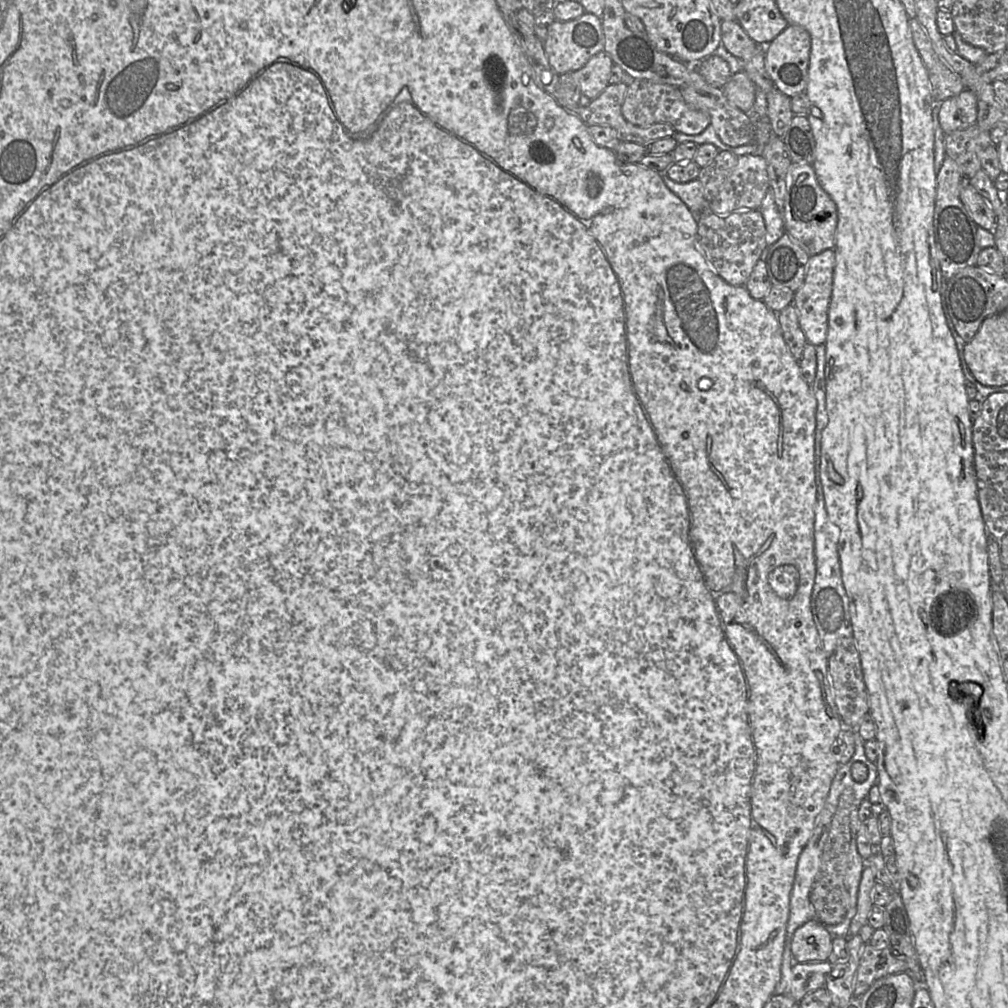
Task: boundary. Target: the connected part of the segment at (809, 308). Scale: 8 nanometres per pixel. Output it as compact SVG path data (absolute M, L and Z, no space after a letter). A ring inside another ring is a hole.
M828 249L817 255L810 256L806 265L804 283L794 294L793 305L797 309L800 328L803 330L807 342L814 346L825 345L826 343L834 268L834 250Z

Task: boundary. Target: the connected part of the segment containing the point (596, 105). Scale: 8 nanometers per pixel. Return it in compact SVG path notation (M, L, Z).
M624 83L609 84L586 106L577 105L575 108L565 109L587 126L600 125L612 128L622 142L632 142L646 147L656 140L672 137L675 130L669 124L636 126L627 122L621 111L626 91L627 86Z

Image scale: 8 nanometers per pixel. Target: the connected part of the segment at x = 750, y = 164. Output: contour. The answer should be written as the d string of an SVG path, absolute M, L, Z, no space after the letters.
M742 155L716 197L709 203L709 212L726 216L738 210L759 210L769 188L764 156Z

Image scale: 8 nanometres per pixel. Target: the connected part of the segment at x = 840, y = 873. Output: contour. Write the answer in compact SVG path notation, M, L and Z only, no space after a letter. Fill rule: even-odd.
M855 731L854 755L849 762L839 765L810 838L799 856L790 895L781 979L775 994L788 994L792 968L798 962L791 949L792 937L797 928L808 921L818 920L833 937L848 937L851 921L856 913L861 875L866 866L866 860L861 857L857 848L857 833L863 825L858 811L861 802L867 799L869 790L878 781L876 763L867 758L864 743Z

